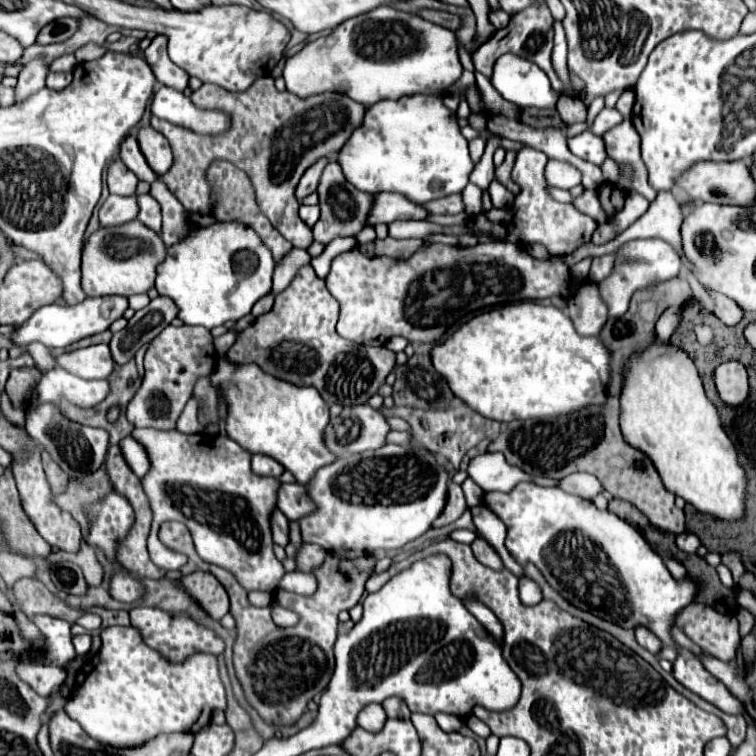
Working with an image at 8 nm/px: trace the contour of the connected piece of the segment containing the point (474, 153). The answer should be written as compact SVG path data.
M480 137L470 141L470 159L472 159L472 163L478 163L480 161L482 153L484 153L484 147L486 147L486 141L480 139Z

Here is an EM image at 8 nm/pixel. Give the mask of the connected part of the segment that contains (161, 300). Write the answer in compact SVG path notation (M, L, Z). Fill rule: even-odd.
M158 295L148 303L148 307L140 309L134 313L134 317L128 321L128 325L114 333L110 341L110 351L112 357L118 365L128 363L136 351L150 343L164 327L168 327L174 317L178 315L178 307L170 297Z

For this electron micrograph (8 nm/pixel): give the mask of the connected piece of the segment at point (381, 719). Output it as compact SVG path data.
M370 703L358 713L358 725L366 731L380 731L384 723L386 723L386 713L384 709L380 709L378 703Z

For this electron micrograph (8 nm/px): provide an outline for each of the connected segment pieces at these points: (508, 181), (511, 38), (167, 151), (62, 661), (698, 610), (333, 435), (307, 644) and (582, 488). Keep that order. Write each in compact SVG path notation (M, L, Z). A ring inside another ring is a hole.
M506 151L506 161L504 161L500 167L496 167L496 177L500 179L502 185L506 185L508 191L512 191L512 193L516 195L520 187L518 187L518 185L512 181L512 177L510 177L512 165L514 165L514 157L516 157L516 151Z
M548 7L524 9L524 11L518 11L518 13L512 15L510 25L506 29L496 31L486 43L482 44L472 55L472 61L477 71L486 76L491 76L494 61L504 53L514 53L514 55L532 59L532 63L536 63L542 71L548 73L554 91L560 95L560 93L564 93L564 83L560 81L560 77L556 75L556 71L552 67L552 39L554 39L554 29L552 29L550 9Z
M142 127L138 131L138 145L156 175L162 175L162 173L166 173L166 169L170 169L170 165L174 161L172 149L162 133L158 133L152 127Z
M34 615L32 621L40 627L40 631L48 639L48 649L44 649L44 657L48 665L64 669L66 663L76 657L72 635L70 635L70 623L50 615Z
M690 603L674 617L680 627L696 645L718 659L734 659L740 645L738 621L732 615L722 615L708 605Z
M352 405L344 407L342 413L326 425L324 445L336 457L346 457L382 447L388 431L386 417L380 411L370 405Z
M170 521L162 523L158 531L158 539L176 551L186 551L188 563L180 569L180 573L192 573L192 569L210 571L228 591L230 597L230 615L236 621L236 641L232 647L232 661L236 669L236 677L244 689L246 701L250 707L258 711L258 715L264 719L264 723L272 723L276 727L280 725L294 725L300 715L306 711L308 701L322 693L332 677L334 671L334 641L336 641L336 629L338 629L338 613L344 609L352 609L362 593L364 583L372 573L372 567L376 565L374 557L360 557L352 559L352 567L348 563L342 563L338 557L326 555L326 561L322 567L316 569L318 579L318 591L312 597L300 597L296 593L278 589L272 595L270 605L266 607L254 607L246 591L238 585L238 581L222 567L210 565L202 561L192 547L192 537L184 523ZM276 605L282 605L294 613L300 615L300 621L294 627L278 627L272 621L272 609Z
M572 473L570 477L560 479L558 487L566 493L572 493L572 495L578 495L584 499L592 499L594 495L598 495L602 491L600 481L590 473Z

